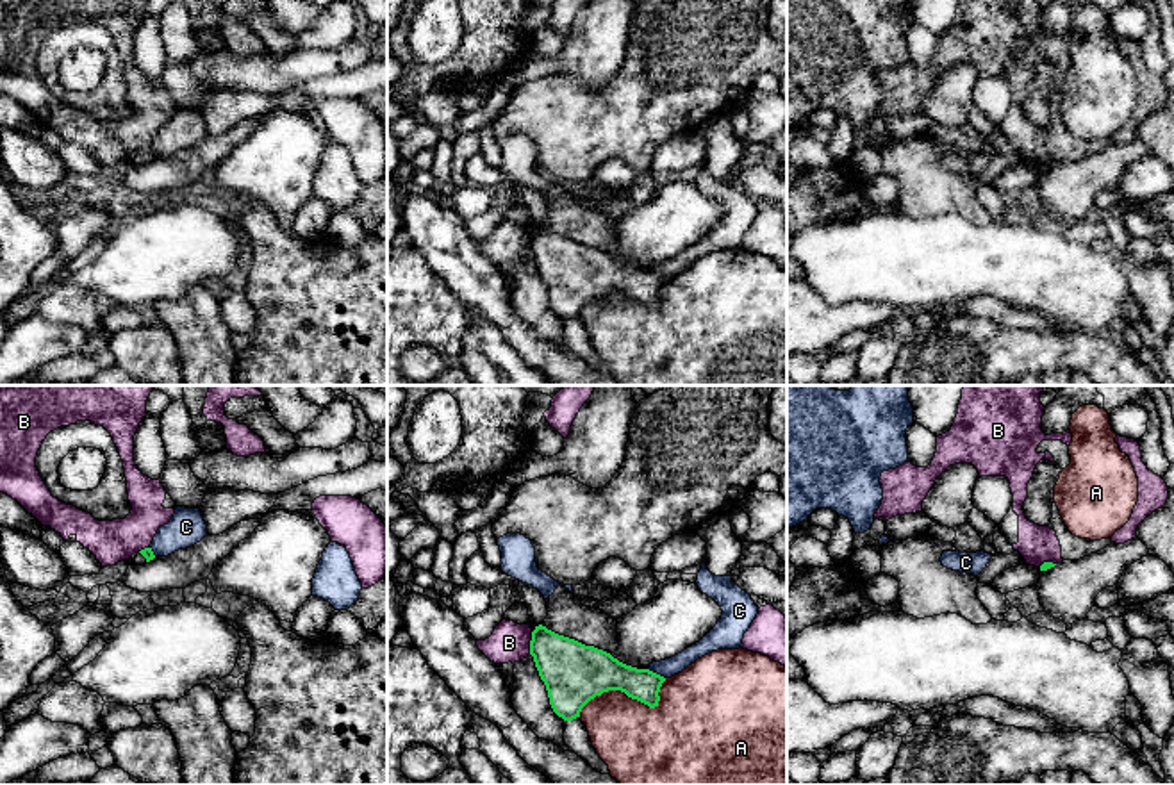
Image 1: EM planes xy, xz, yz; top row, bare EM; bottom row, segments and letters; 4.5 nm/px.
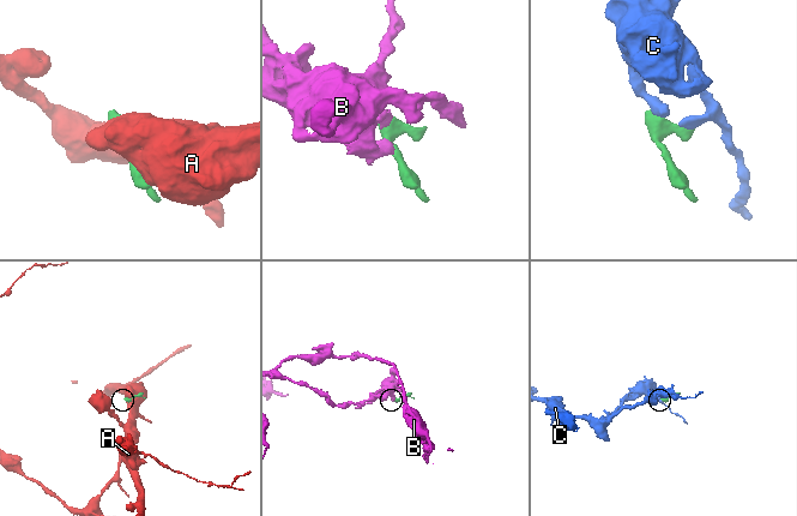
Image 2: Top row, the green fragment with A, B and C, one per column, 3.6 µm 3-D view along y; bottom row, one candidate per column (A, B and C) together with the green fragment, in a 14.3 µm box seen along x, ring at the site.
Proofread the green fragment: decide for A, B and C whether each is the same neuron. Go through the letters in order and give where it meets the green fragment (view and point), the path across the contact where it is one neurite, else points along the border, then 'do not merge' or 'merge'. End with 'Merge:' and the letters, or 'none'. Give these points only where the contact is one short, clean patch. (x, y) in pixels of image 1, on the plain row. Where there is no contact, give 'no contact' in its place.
A: contact xz (628, 297); do not merge
B: contact xz (530, 243); do not merge
C: contact xz (655, 273); do not merge
Merge: none

